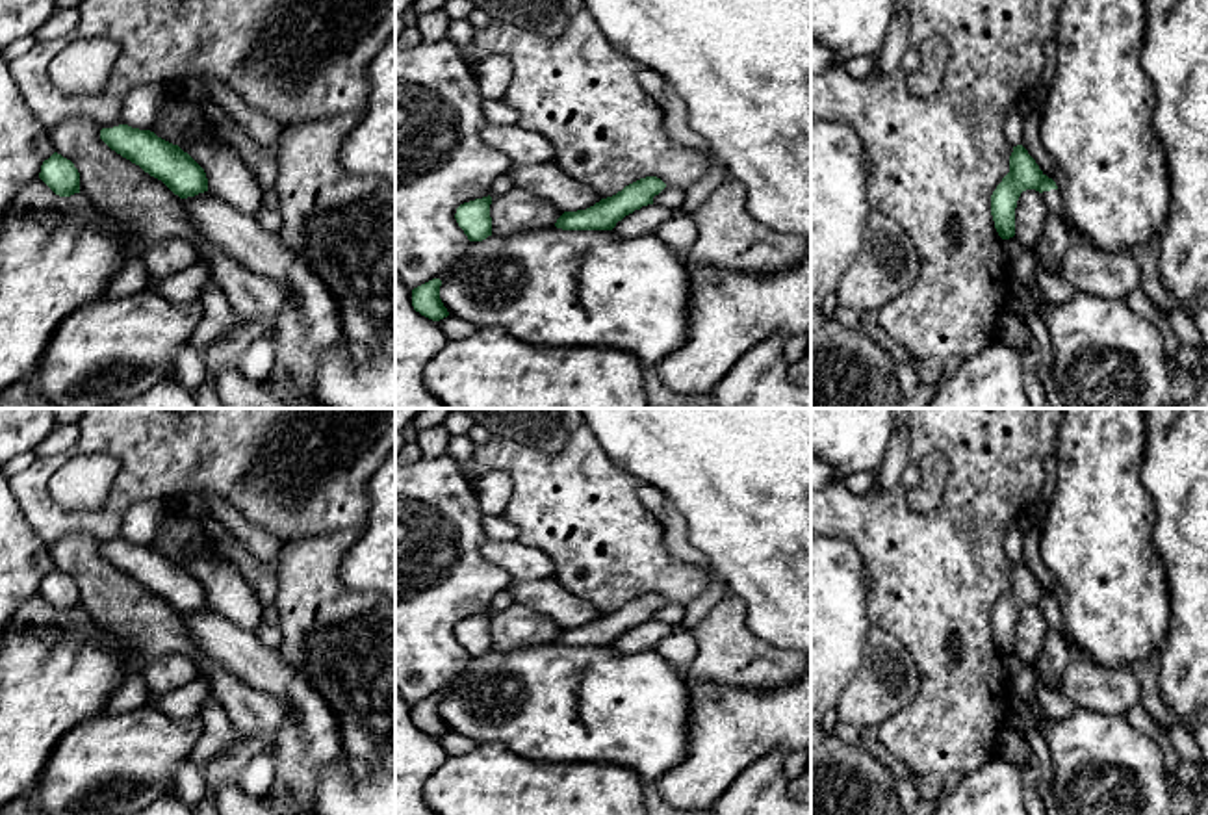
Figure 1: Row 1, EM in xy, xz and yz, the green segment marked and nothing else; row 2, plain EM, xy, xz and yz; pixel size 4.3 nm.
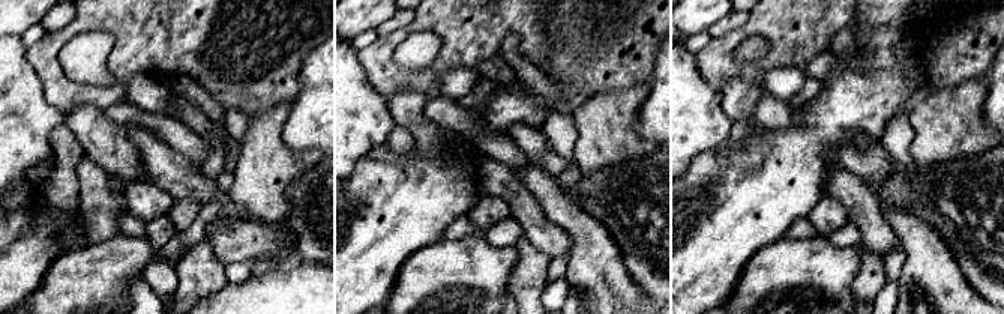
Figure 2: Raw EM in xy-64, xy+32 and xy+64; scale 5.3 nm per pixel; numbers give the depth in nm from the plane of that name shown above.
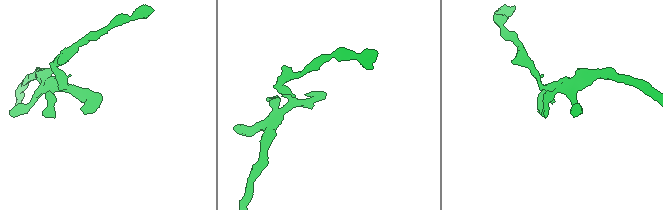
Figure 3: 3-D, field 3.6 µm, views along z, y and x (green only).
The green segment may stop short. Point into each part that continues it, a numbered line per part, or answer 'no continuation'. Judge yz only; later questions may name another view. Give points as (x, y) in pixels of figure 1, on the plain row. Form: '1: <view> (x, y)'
1: yz (1053, 613)

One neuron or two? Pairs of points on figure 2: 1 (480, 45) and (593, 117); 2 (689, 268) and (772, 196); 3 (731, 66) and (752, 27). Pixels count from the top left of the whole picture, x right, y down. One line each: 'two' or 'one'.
1: two
2: one
3: one

